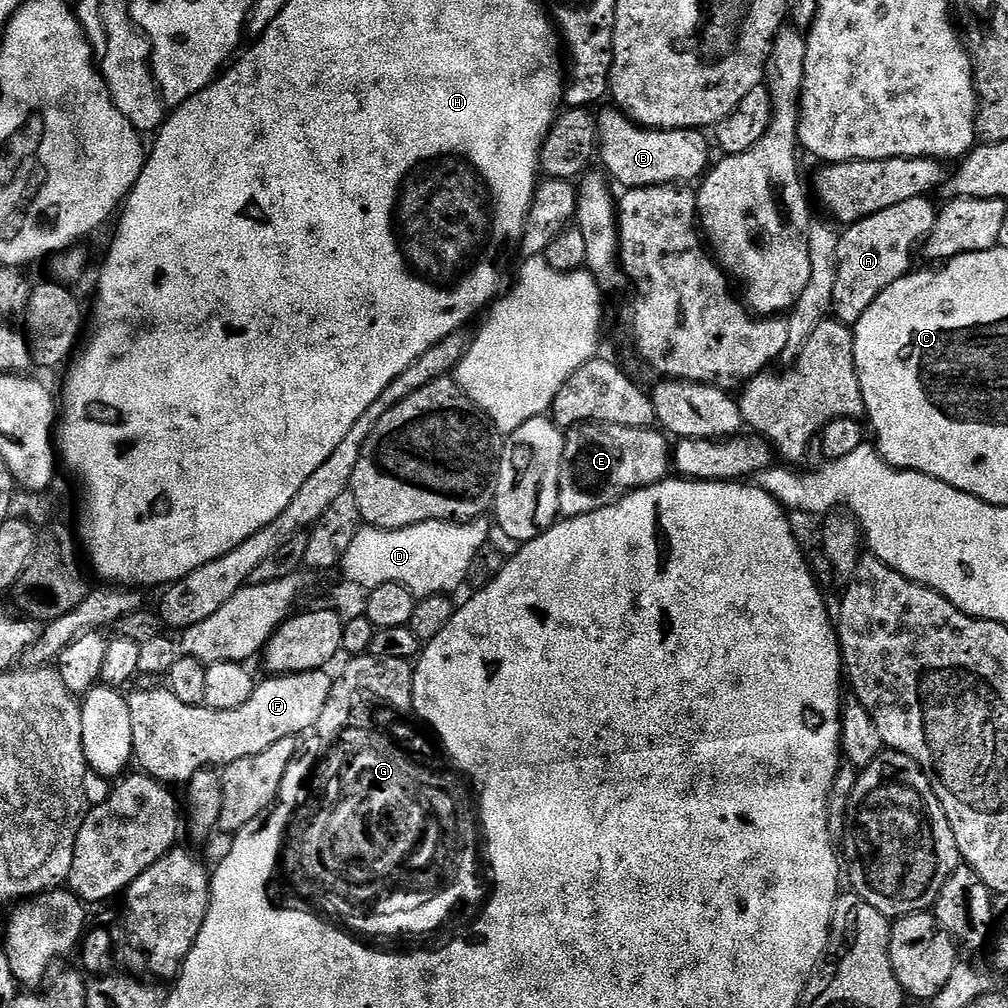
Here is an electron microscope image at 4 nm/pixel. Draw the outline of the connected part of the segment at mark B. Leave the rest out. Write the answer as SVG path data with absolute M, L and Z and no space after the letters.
M609 106L609 108L606 109L604 113L602 114L599 113L599 115L596 116L596 126L598 129L599 163L601 162L604 163L604 165L602 165L603 171L607 173L607 175L611 177L613 181L615 181L614 179L616 179L617 182L621 184L622 186L621 189L627 190L629 188L653 188L654 186L658 186L659 184L670 184L673 186L680 186L680 185L683 185L685 182L692 182L688 180L697 179L696 181L699 181L701 177L703 177L705 173L709 171L710 159L708 160L708 144L710 148L710 140L709 140L709 137L708 137L708 140L706 137L704 137L707 135L705 135L703 131L693 130L690 128L676 128L674 129L673 132L671 132L670 130L666 130L665 128L661 128L659 130L653 130L651 128L642 128L633 124L632 121L627 119L624 113L621 112L620 109L615 106Z

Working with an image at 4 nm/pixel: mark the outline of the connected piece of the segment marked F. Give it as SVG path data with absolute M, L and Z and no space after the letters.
M327 671L299 672L289 676L273 675L272 680L260 680L256 689L250 694L250 702L242 702L238 710L214 710L198 704L187 704L174 698L167 686L156 689L129 691L127 700L130 708L131 729L133 730L133 757L140 763L141 773L153 776L165 786L172 784L187 785L194 774L203 768L227 766L242 758L250 758L254 754L262 754L262 750L270 750L274 742L291 736L303 737L303 732L311 733L316 727L318 718L322 718L322 709L326 706L326 698L330 698L330 690L334 683Z

